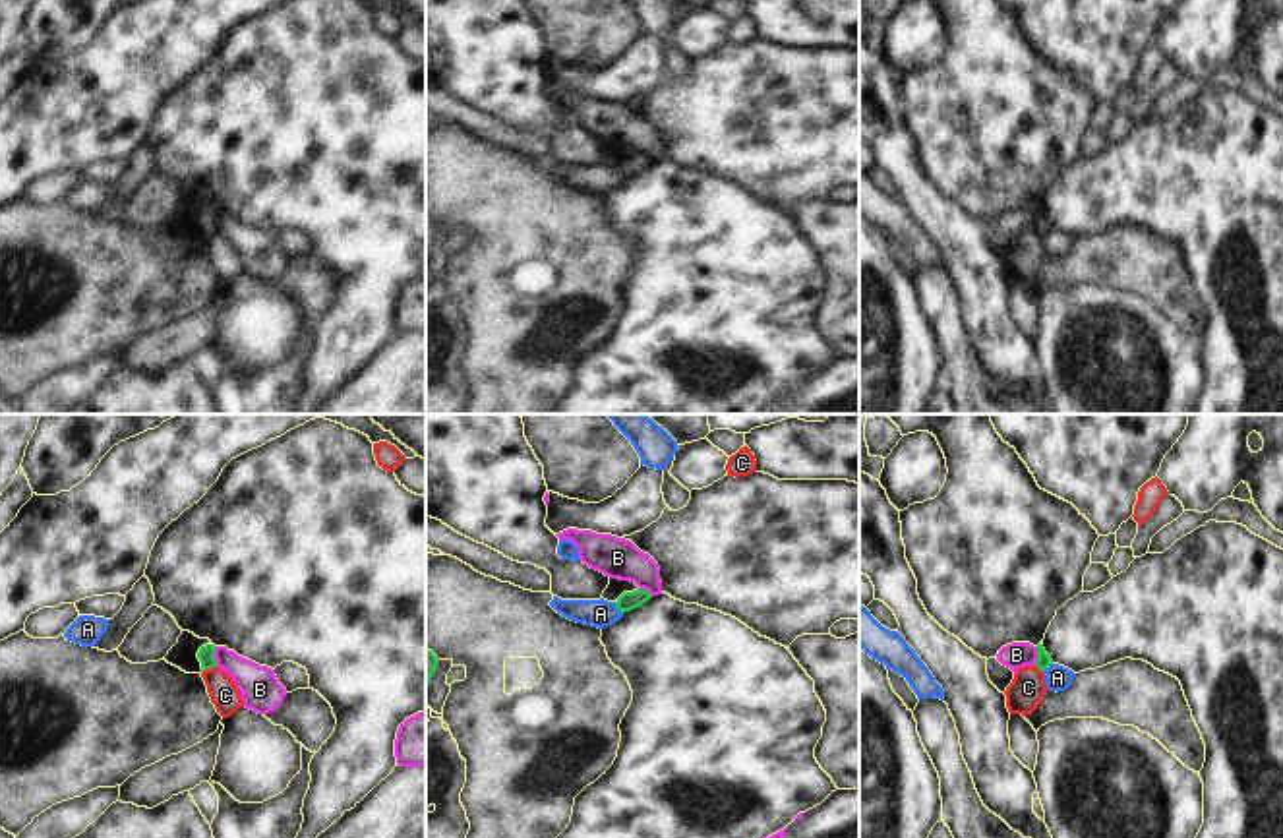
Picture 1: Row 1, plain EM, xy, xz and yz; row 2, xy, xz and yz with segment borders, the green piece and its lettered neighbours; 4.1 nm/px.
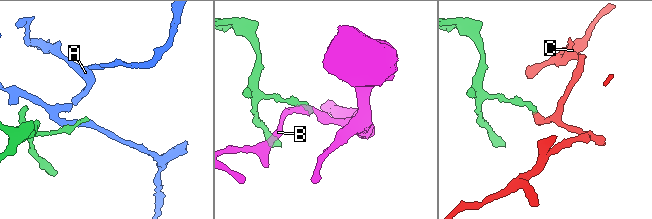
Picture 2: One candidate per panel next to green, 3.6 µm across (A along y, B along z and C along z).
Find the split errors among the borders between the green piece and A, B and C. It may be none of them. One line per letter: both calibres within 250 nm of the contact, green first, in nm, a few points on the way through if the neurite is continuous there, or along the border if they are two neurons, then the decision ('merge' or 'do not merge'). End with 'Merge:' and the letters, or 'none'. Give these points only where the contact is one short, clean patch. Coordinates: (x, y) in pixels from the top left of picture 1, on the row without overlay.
A: 80/120 nm | along xz (614, 169), (622, 180) | do not merge
B: 70/170 nm | along xy (217, 213), (215, 231) | do not merge
C: 70/120 nm | along xy (215, 231), (204, 239) | do not merge
Merge: none

